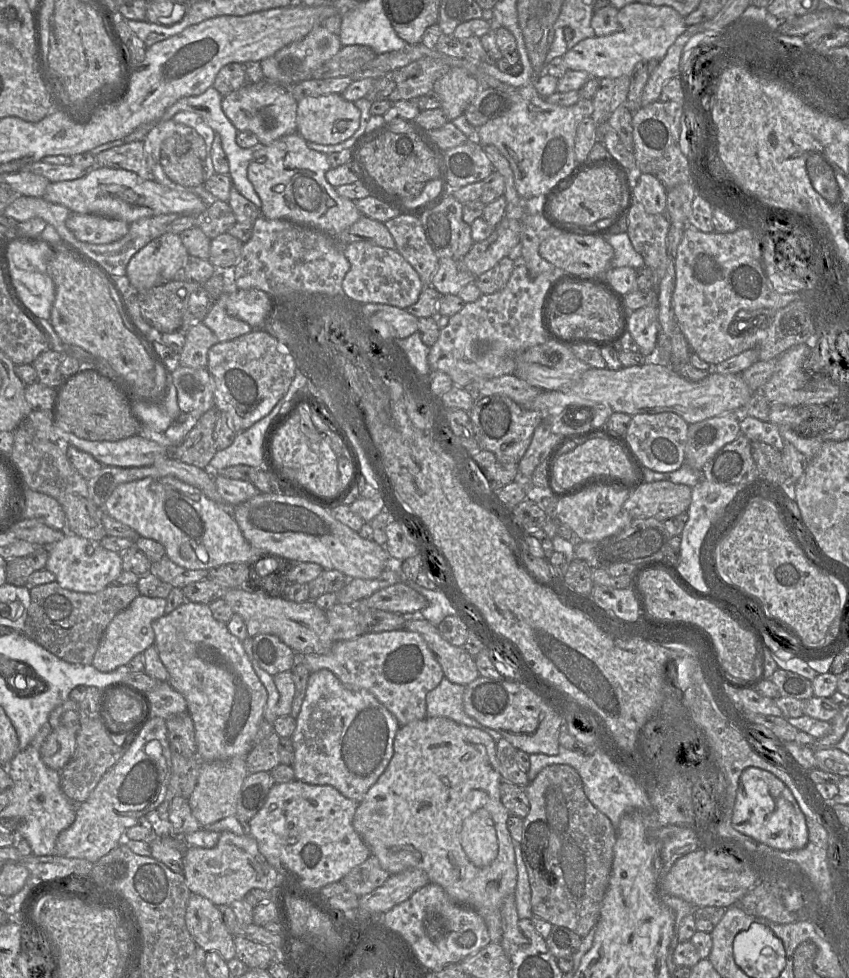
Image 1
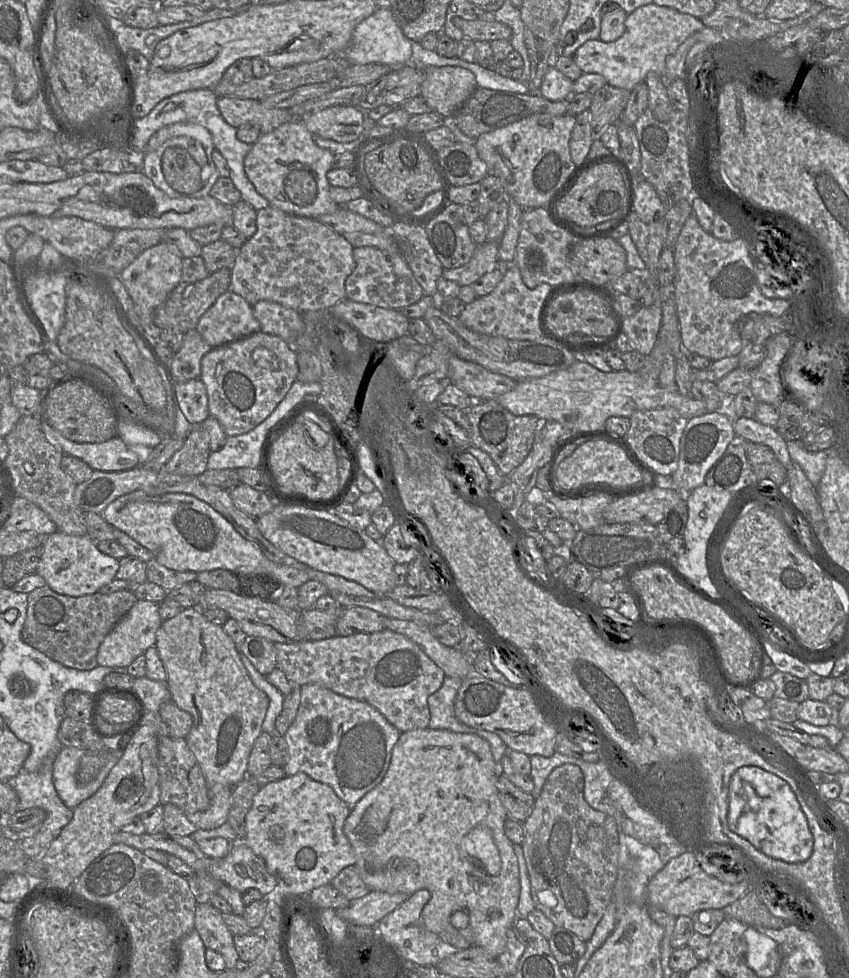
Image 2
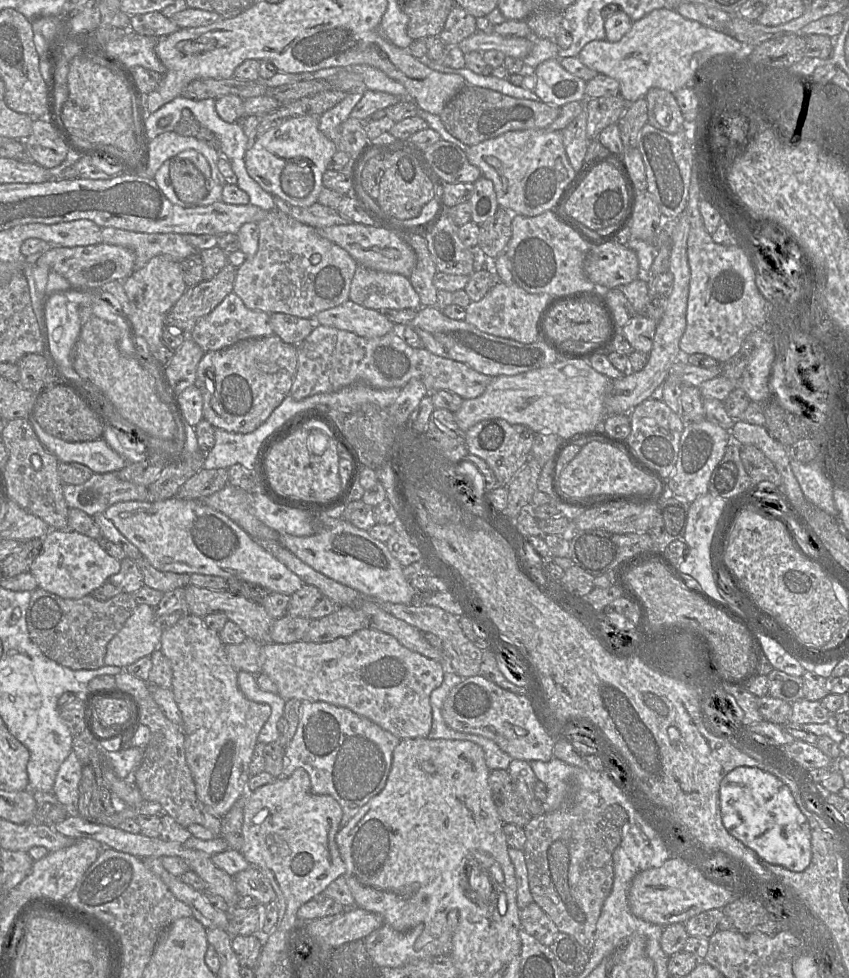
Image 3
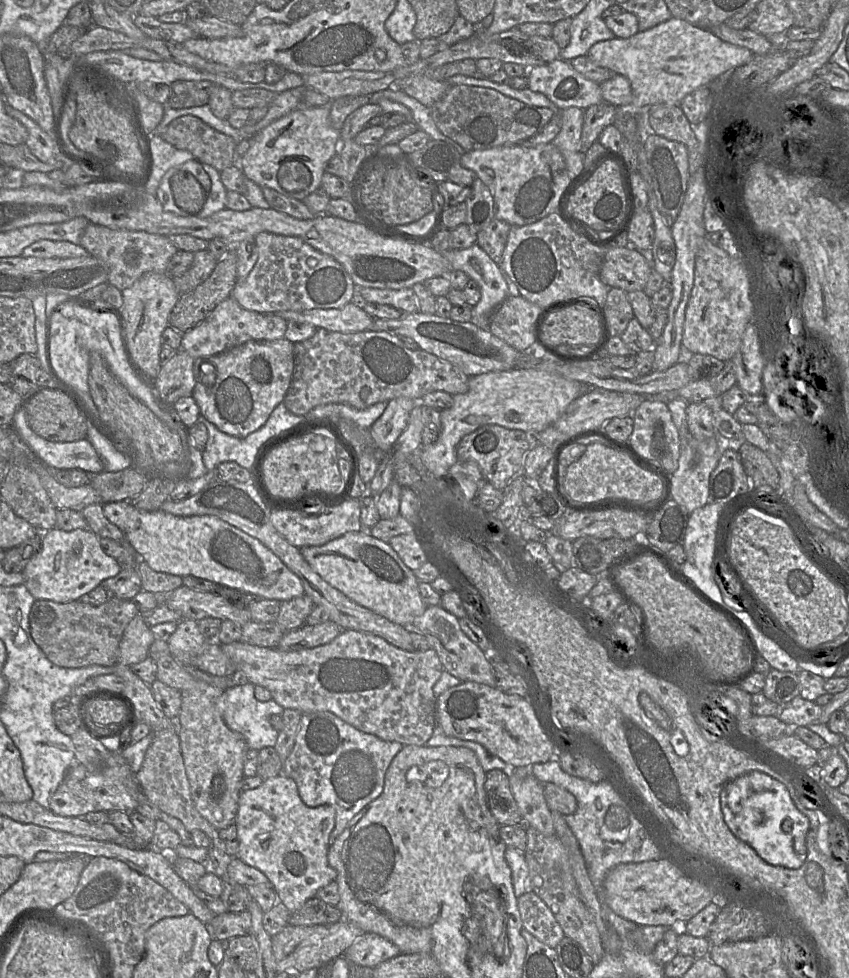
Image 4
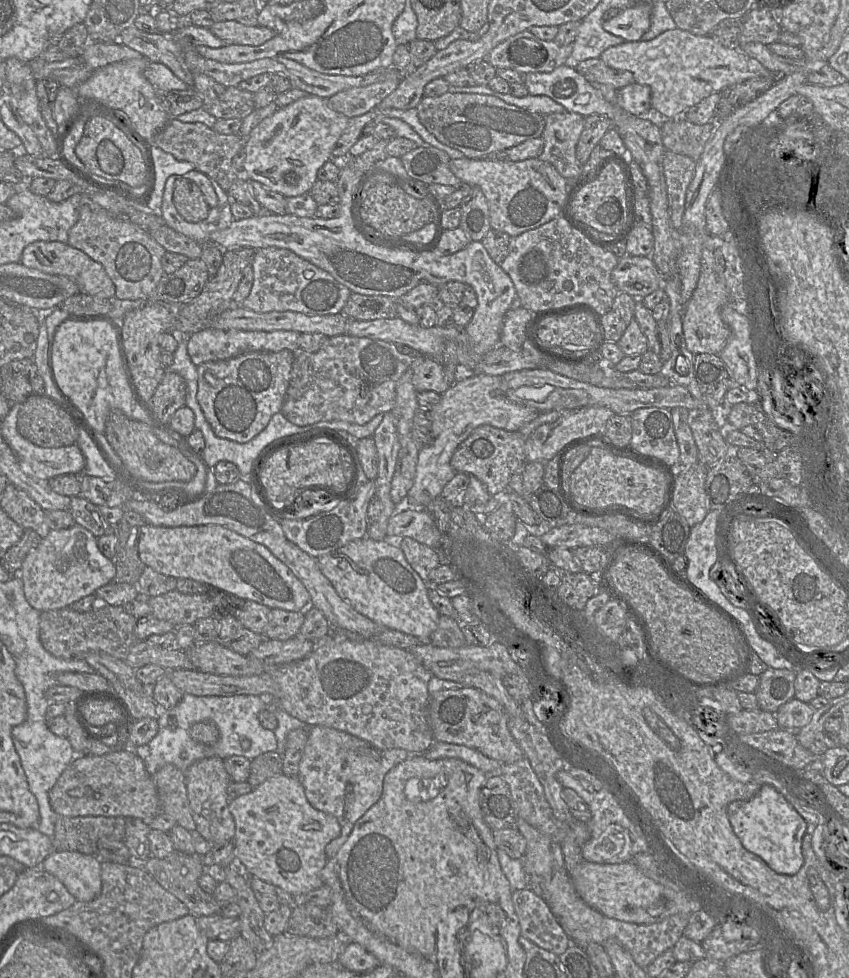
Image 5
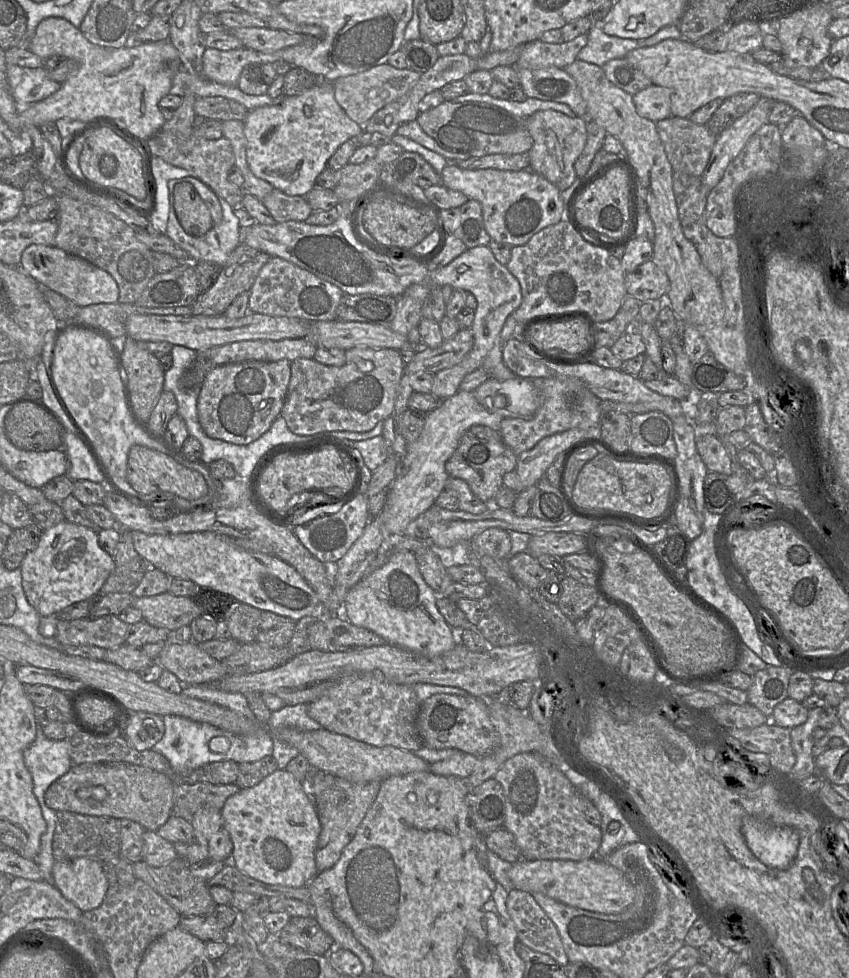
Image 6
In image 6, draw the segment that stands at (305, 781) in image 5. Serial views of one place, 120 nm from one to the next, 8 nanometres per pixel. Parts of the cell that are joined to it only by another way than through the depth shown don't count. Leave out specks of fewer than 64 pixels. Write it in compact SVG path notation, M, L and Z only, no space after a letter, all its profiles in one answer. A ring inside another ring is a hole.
M310 767L309 779L305 784L317 809L322 825L315 854L318 872L327 870L337 863L344 848L356 834L370 806L376 799L381 788L381 783L382 780L374 780L363 784L352 783L318 768ZM344 791L346 793L346 800L339 804L340 793Z

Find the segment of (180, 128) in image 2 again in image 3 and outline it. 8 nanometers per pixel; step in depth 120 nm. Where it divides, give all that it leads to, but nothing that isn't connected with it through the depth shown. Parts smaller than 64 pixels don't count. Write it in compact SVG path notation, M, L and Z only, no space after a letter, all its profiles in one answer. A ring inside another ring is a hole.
M174 131L165 132L150 140L149 164L143 175L154 179L155 173L166 160L188 149L196 150L207 157L211 156L216 164L220 158L217 149L210 147L194 137L181 136Z

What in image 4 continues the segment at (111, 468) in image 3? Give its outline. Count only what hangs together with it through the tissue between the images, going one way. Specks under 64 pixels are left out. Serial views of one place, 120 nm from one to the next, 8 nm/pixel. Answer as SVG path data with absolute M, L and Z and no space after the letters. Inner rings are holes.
M23 406L14 414L10 427L50 470L81 469L88 475L104 471L103 463L88 439L52 442L40 437L29 426Z

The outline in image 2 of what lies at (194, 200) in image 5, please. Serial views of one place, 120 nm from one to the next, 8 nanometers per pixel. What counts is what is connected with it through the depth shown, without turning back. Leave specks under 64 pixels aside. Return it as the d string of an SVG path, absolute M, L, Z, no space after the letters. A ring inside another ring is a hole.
M171 147L165 150L162 171L167 183L180 193L192 194L204 187L202 167L184 148Z

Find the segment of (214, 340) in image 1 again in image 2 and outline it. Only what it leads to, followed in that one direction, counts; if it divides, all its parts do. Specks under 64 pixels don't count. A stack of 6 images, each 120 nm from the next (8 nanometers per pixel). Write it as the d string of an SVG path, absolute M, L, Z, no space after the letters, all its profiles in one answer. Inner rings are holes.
M196 328L187 331L181 348L173 355L169 365L175 381L186 382L199 378L202 357L211 349Z

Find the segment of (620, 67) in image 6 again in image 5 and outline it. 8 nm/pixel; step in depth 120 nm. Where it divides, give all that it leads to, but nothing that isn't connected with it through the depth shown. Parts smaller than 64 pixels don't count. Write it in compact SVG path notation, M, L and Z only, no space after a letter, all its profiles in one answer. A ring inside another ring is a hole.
M592 58L575 64L576 69L591 83L623 88L635 83L634 76L627 70L618 70L606 65L600 58Z

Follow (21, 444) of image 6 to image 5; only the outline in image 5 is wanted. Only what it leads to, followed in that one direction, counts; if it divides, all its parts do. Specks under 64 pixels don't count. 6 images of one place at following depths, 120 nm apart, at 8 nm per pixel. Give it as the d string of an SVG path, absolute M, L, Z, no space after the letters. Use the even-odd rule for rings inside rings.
M32 394L20 403L17 430L39 447L60 448L76 444L79 423L56 401Z

